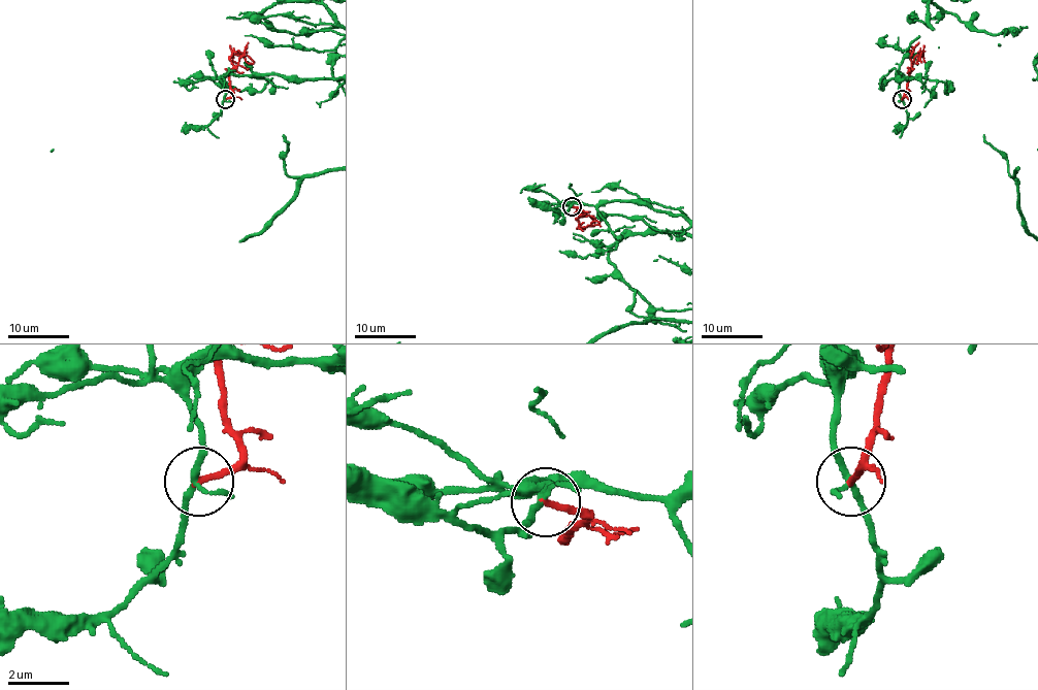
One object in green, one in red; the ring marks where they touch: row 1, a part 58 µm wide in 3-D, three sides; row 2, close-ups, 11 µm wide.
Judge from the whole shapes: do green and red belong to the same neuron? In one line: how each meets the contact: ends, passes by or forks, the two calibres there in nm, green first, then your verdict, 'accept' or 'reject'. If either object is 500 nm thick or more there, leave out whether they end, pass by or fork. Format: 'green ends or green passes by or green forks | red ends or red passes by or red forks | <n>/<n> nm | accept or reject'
green forks | red ends | 170/220 nm | reject

